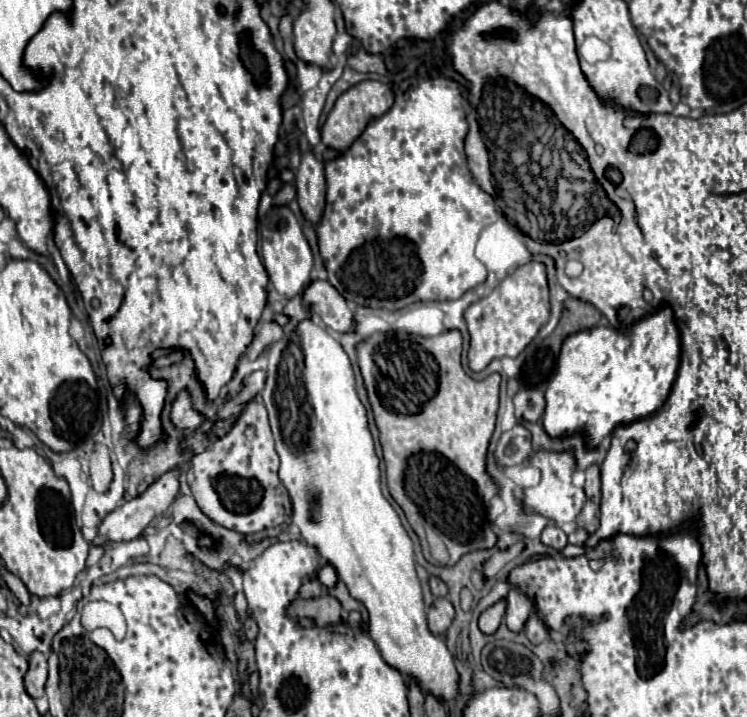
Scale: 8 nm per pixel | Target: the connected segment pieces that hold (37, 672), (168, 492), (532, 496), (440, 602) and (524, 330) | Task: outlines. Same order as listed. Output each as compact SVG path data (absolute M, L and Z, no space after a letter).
M33 652L29 656L29 670L25 676L25 688L31 698L41 698L45 694L47 684L47 656L41 652Z
M171 470L167 474L163 474L155 484L151 484L141 496L127 500L121 508L113 510L99 526L99 538L95 542L119 542L119 540L133 540L137 538L149 524L153 518L161 516L163 512L169 510L171 502L175 500L175 496L179 494L179 472Z
M533 452L531 454L531 462L533 466L537 466L543 474L539 486L535 488L527 488L525 490L525 504L533 504L533 510L543 514L545 518L551 518L559 524L567 524L573 522L577 518L577 514L581 512L583 504L585 504L585 492L581 488L575 488L571 484L571 474L575 472L575 460L571 452L563 452L563 454L553 454L553 452Z
M435 598L433 606L431 606L429 612L427 612L429 630L431 630L433 634L441 636L441 634L447 632L447 628L449 628L451 622L453 622L453 618L455 618L455 608L453 608L453 604L451 604L449 600L445 600L445 598Z
M529 262L525 266L519 266L513 274L505 276L489 296L481 298L465 310L465 322L471 334L469 368L473 372L481 372L495 358L517 358L547 324L549 312L545 264Z

